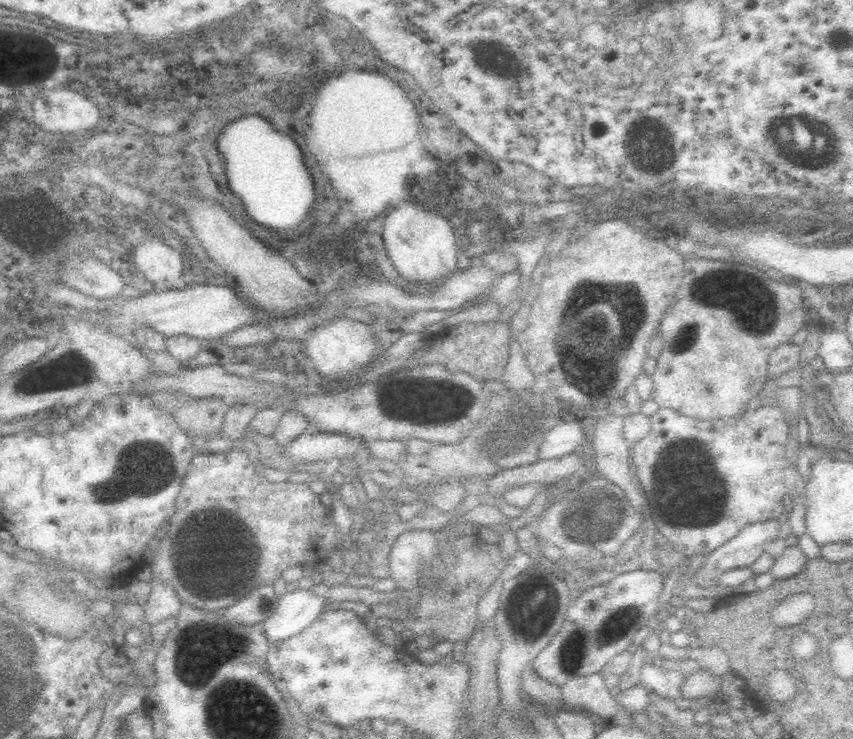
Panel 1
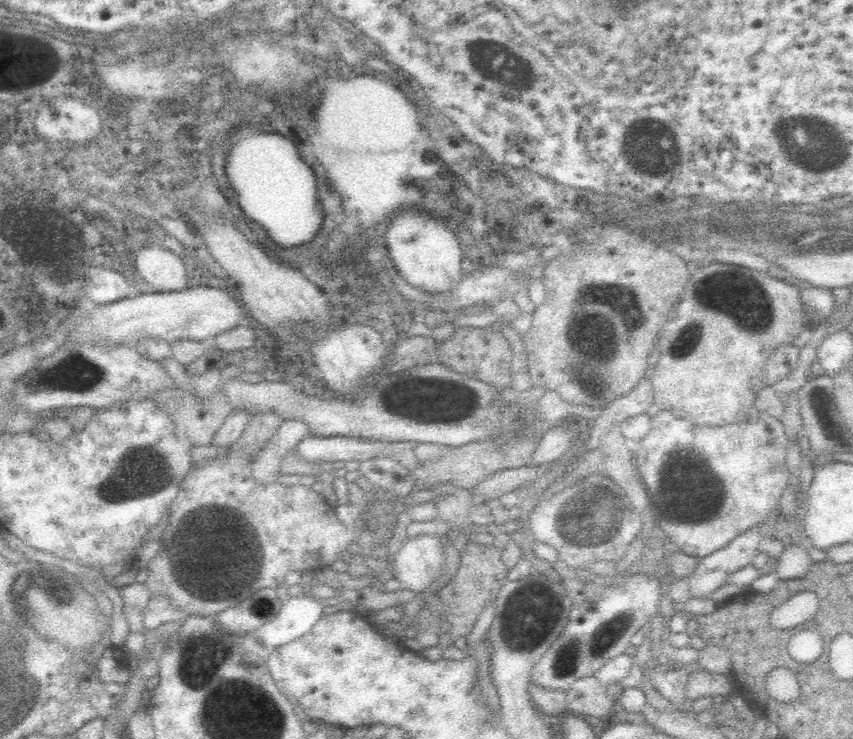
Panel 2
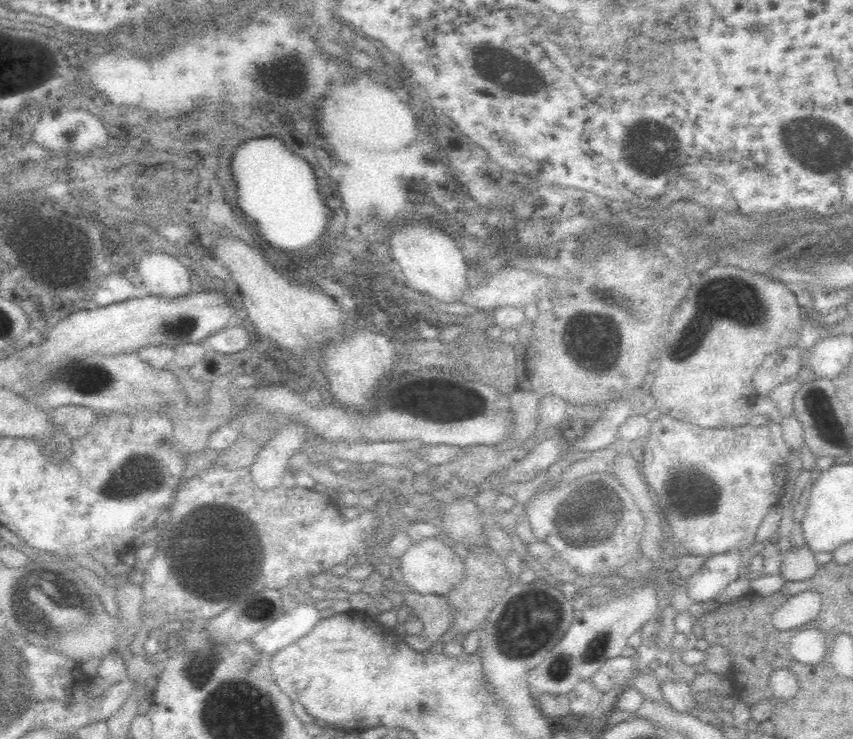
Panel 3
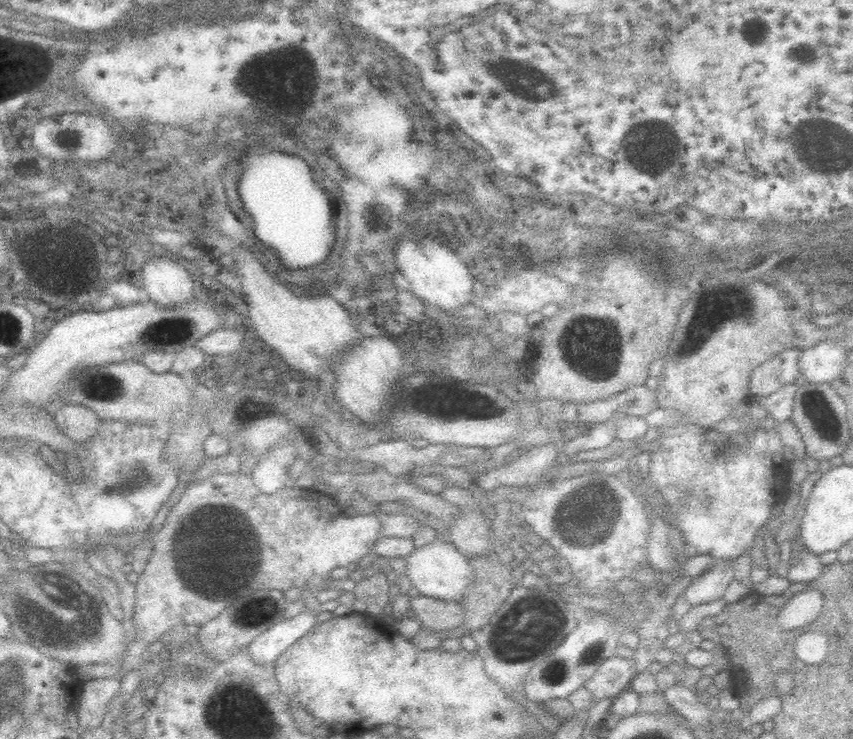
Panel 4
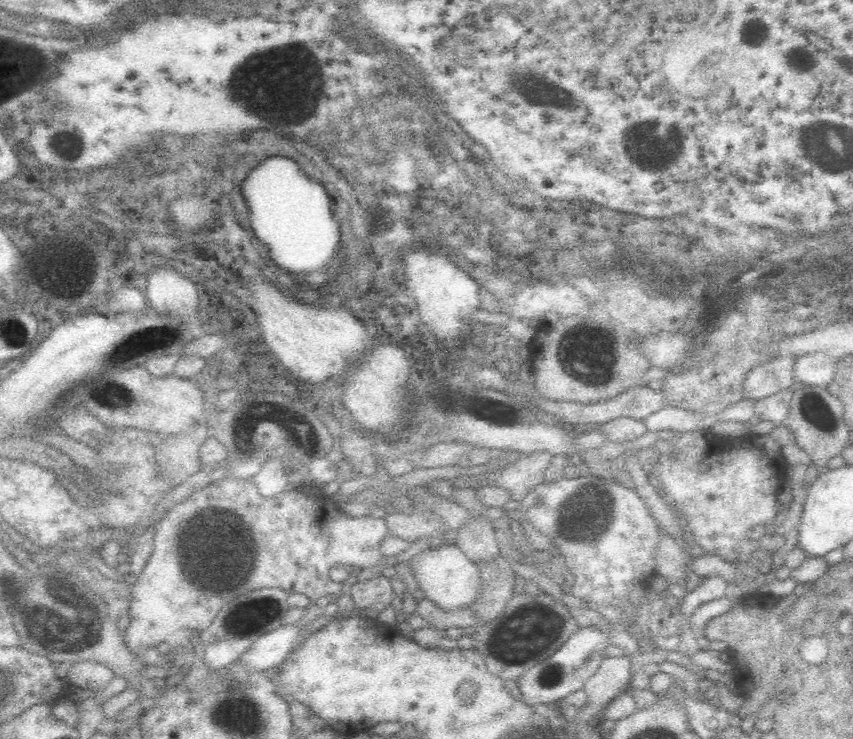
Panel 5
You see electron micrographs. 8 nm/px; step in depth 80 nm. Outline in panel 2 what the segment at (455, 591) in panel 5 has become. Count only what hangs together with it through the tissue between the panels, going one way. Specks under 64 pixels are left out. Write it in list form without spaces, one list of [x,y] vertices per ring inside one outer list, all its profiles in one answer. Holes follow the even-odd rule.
[[[422,534],[410,538],[394,556],[396,580],[404,590],[426,590],[444,568],[444,544],[440,538]]]

